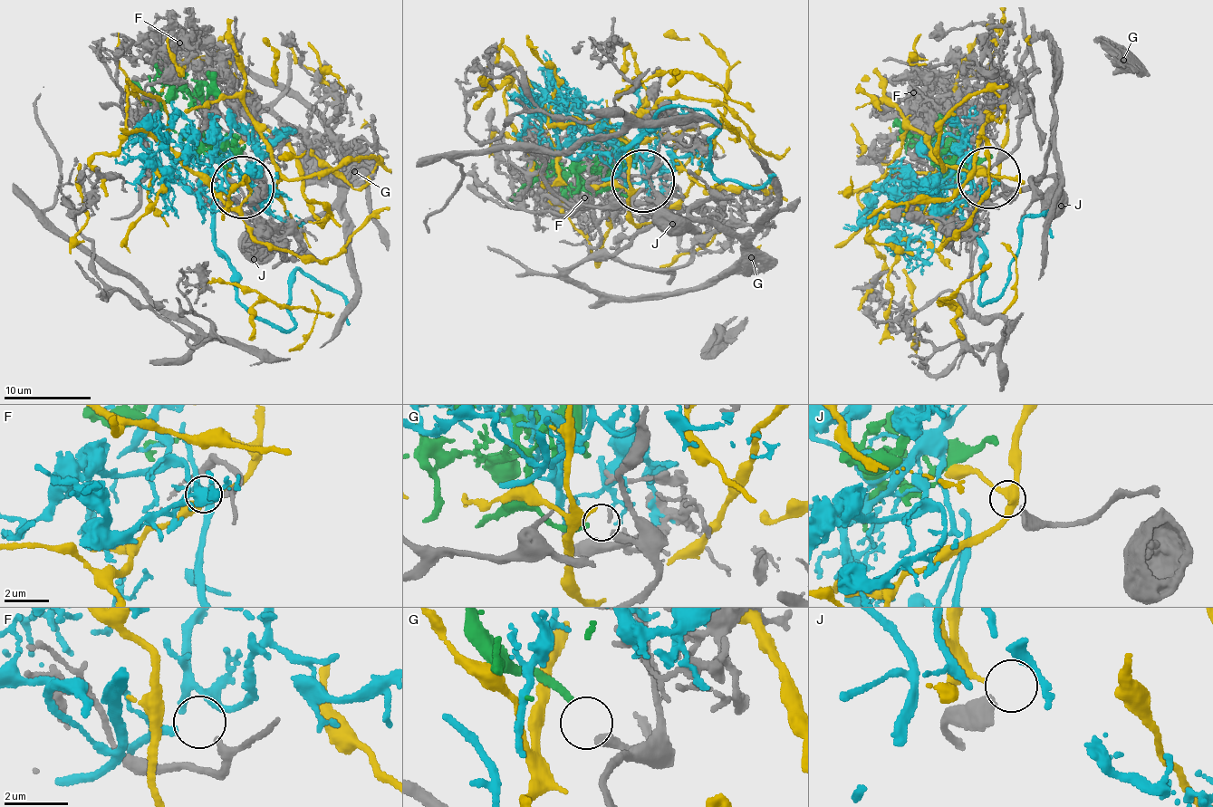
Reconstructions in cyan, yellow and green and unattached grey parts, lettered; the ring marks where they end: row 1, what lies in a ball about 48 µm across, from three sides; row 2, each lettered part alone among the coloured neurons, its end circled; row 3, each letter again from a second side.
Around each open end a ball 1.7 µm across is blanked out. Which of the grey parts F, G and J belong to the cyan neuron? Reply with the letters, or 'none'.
F

